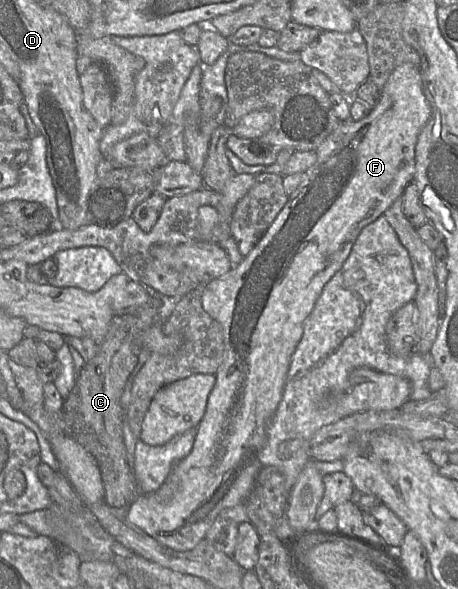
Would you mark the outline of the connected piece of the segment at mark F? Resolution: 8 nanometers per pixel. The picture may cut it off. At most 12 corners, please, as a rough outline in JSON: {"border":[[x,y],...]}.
{"border":[[404,63],[242,262],[202,286],[224,357],[193,448],[126,520],[189,551],[263,467],[304,322],[413,181]]}

